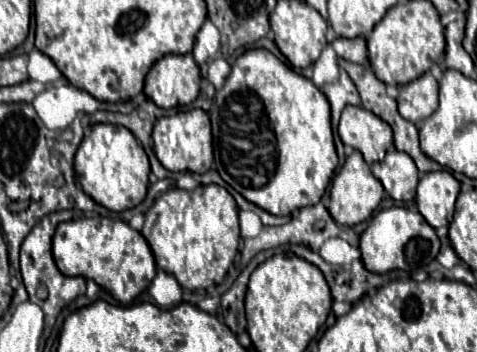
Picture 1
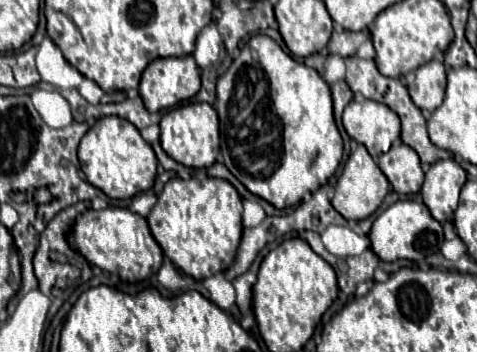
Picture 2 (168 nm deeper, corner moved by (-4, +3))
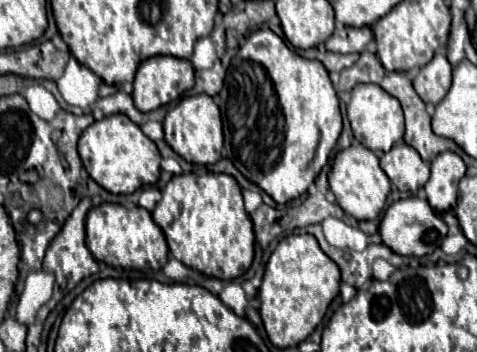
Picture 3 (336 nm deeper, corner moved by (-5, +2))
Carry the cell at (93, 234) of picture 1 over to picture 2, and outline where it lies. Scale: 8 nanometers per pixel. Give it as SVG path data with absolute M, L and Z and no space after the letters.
M107 207L101 211L89 209L81 213L73 225L69 241L73 249L77 249L91 265L97 265L109 273L117 273L123 281L129 283L143 281L147 275L153 277L163 263L163 251L153 239L147 219L123 207Z

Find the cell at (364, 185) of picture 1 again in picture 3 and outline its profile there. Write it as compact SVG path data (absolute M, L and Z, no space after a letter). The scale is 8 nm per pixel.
M362 144L350 146L350 148L336 154L336 160L334 160L334 166L330 170L328 182L330 182L330 190L336 196L338 206L346 214L354 216L356 220L374 220L374 218L378 218L378 214L382 212L382 208L386 204L386 196L390 192L388 176L384 174L384 170L380 170L376 154L372 150L368 150L366 146L362 146Z

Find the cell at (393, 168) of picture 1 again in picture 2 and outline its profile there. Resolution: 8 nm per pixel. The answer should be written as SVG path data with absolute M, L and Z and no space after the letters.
M395 141L385 155L379 155L377 165L381 171L385 165L385 177L399 195L413 195L423 185L419 155L401 141Z

